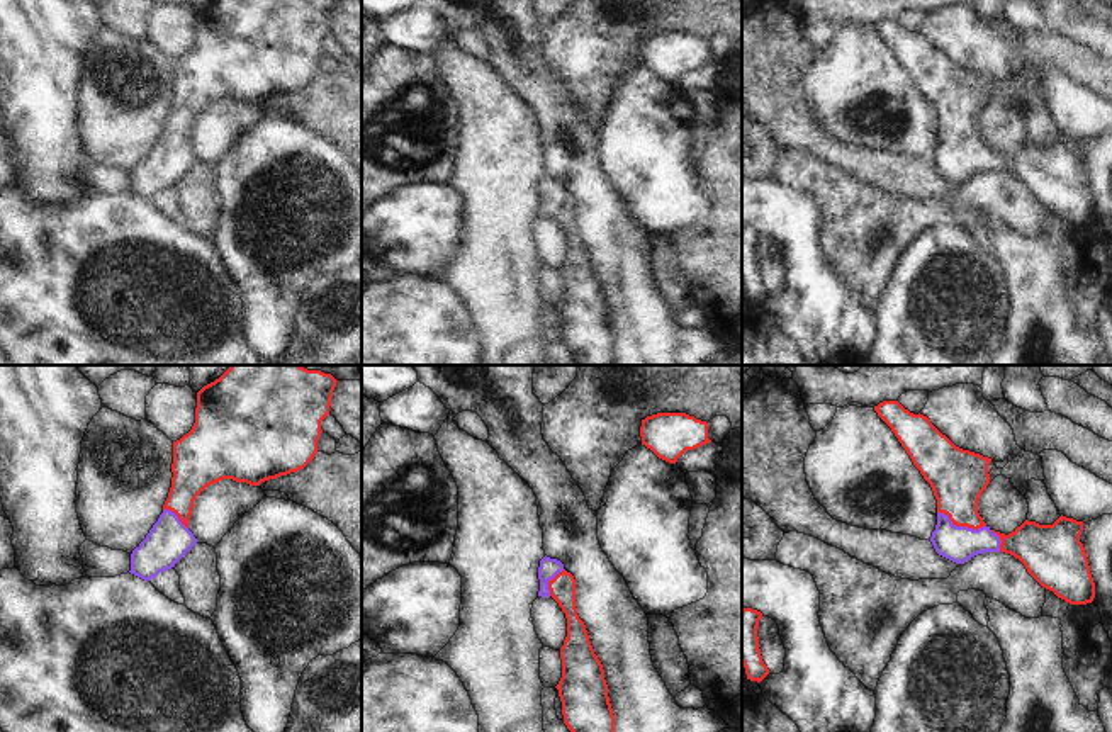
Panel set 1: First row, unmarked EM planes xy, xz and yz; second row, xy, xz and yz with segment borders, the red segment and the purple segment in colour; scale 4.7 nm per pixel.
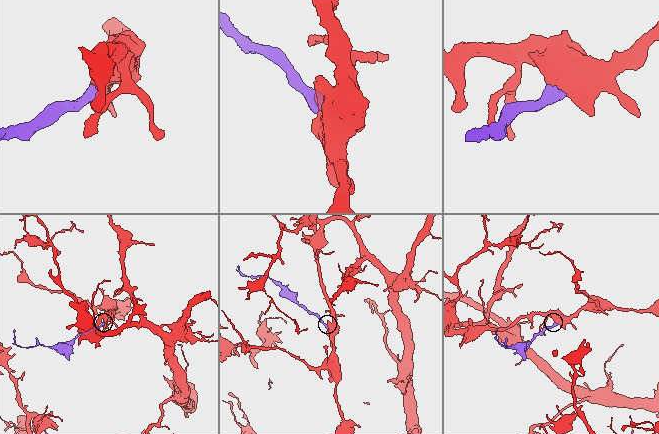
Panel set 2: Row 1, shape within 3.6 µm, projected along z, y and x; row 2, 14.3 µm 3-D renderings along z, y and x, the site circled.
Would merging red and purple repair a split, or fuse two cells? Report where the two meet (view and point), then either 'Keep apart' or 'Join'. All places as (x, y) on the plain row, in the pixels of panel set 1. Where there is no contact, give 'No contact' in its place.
Touches red at yz (961, 145). Join.

